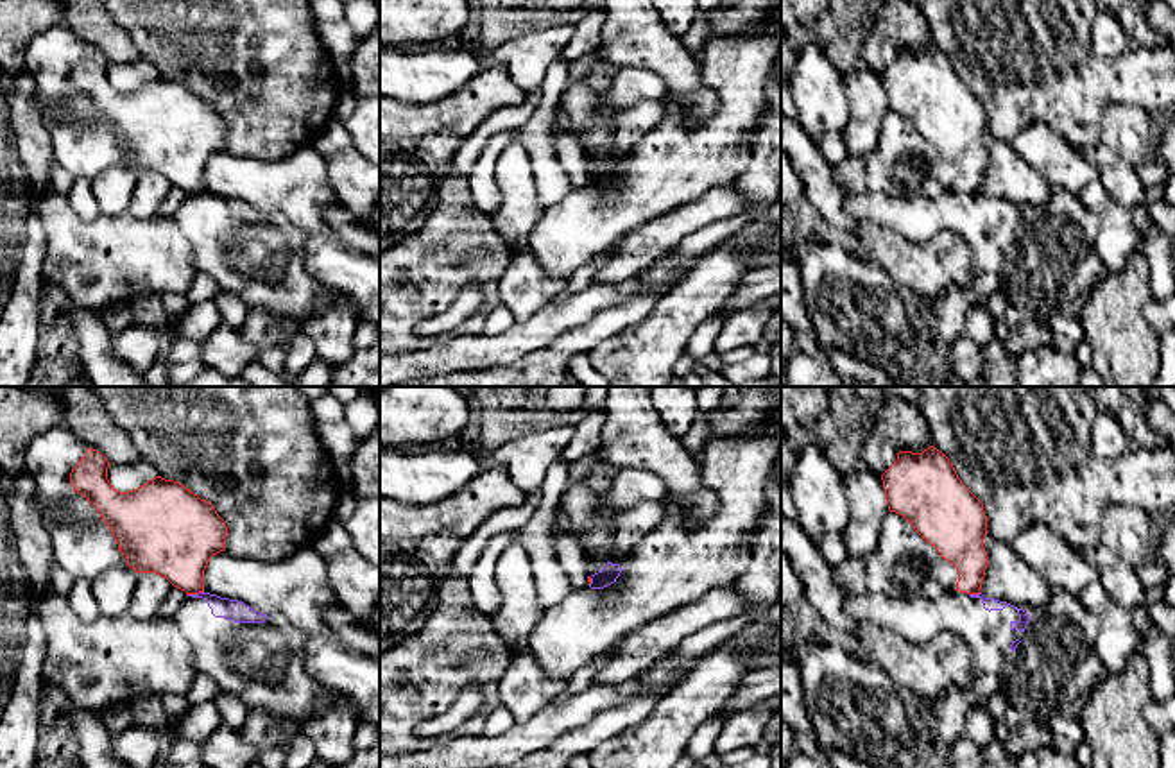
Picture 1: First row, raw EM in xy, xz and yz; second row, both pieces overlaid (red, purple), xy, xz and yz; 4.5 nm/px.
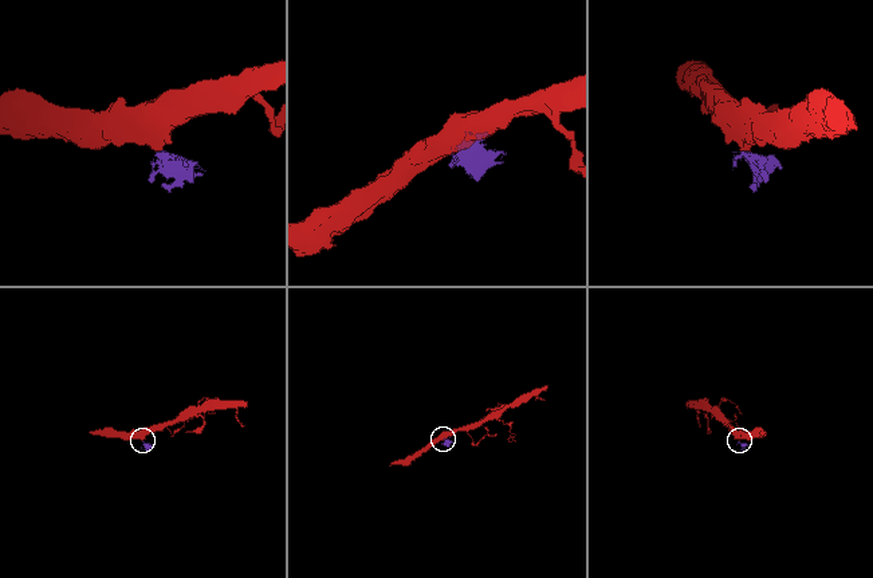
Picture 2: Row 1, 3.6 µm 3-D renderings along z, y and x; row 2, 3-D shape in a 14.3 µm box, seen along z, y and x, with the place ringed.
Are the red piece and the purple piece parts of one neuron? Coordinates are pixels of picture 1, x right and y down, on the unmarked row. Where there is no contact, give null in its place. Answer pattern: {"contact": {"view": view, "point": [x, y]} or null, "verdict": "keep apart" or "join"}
{"contact": {"view": "xy", "point": [194, 192]}, "verdict": "keep apart"}

